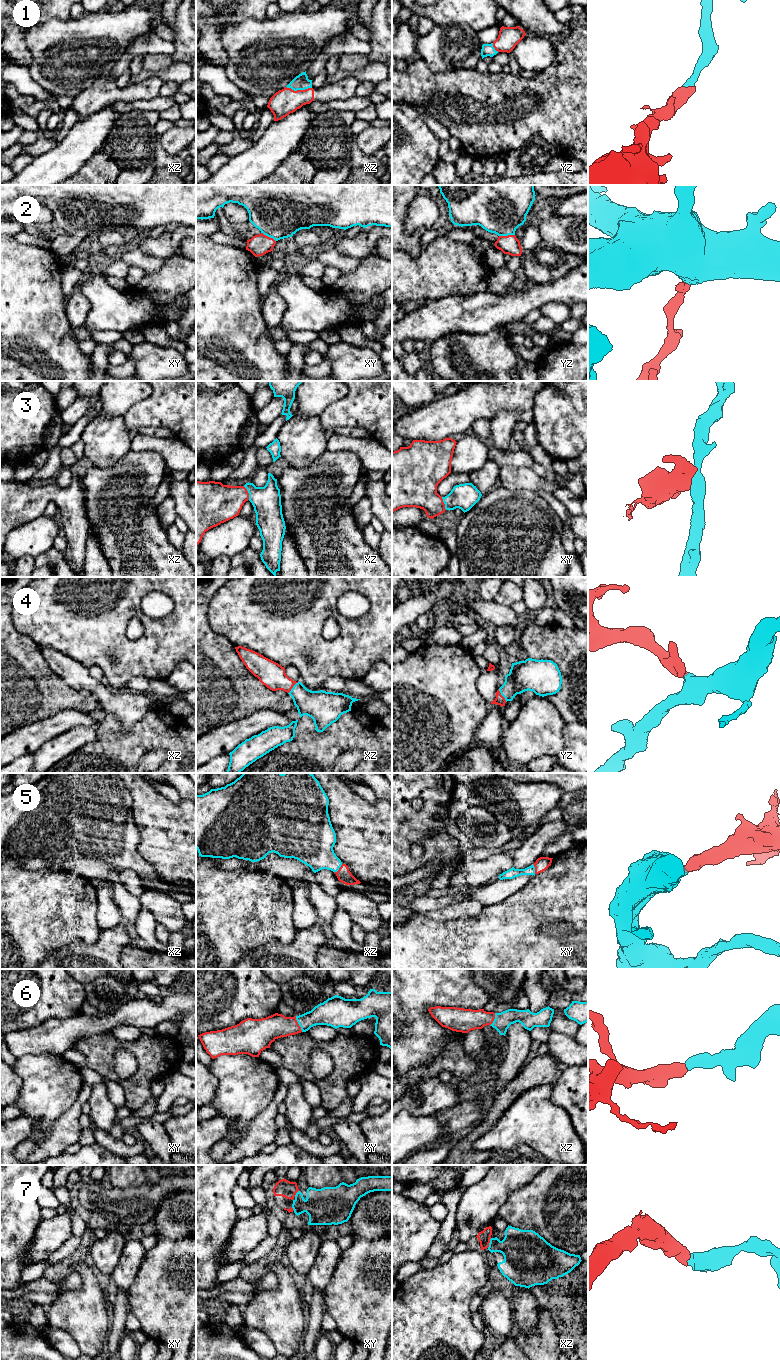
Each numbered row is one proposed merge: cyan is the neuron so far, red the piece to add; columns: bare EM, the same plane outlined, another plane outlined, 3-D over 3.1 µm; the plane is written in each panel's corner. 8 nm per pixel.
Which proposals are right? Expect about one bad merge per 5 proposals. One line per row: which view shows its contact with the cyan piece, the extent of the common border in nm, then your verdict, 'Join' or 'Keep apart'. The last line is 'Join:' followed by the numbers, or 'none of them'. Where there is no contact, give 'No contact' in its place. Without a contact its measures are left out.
1: Touches cyan in xz. Shared border 200 nm. Join
2: Touches cyan in yz. Shared border 130 nm. Join
3: Touches cyan in xz. Shared border 120 nm. Join
4: Touches cyan in yz. Shared border 120 nm. Join
5: Touches cyan in xz. Shared border 90 nm. Join
6: Touches cyan in xy. Shared border 140 nm. Join
7: Touches cyan in xz. Shared border 90 nm. Join
Join: 1, 2, 3, 4, 5, 6, 7

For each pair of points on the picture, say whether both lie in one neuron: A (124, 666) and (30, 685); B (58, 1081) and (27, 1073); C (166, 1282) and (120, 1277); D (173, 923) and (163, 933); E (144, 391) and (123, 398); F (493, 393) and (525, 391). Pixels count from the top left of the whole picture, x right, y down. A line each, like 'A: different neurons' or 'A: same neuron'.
A: different neurons
B: same neuron
C: different neurons
D: different neurons
E: same neuron
F: same neuron

